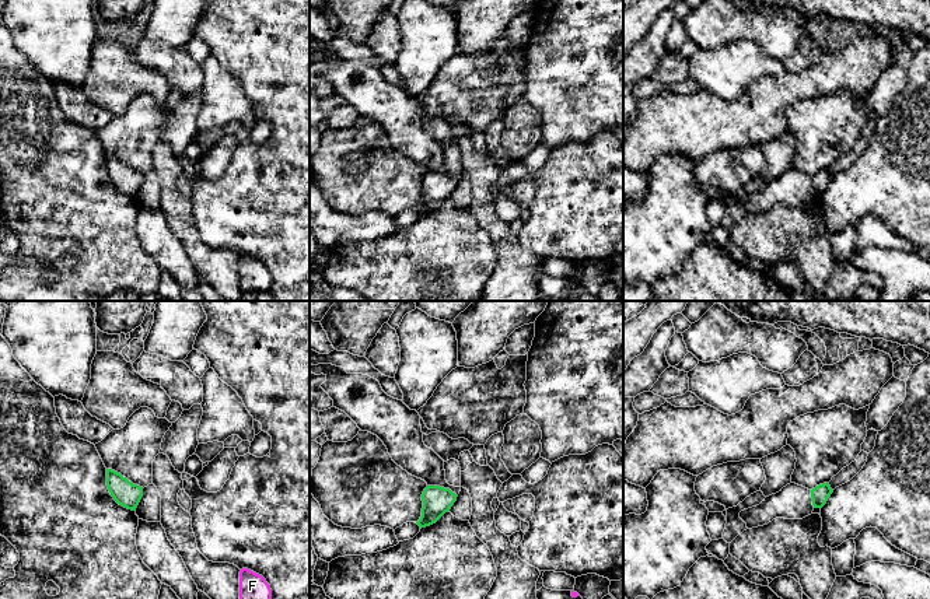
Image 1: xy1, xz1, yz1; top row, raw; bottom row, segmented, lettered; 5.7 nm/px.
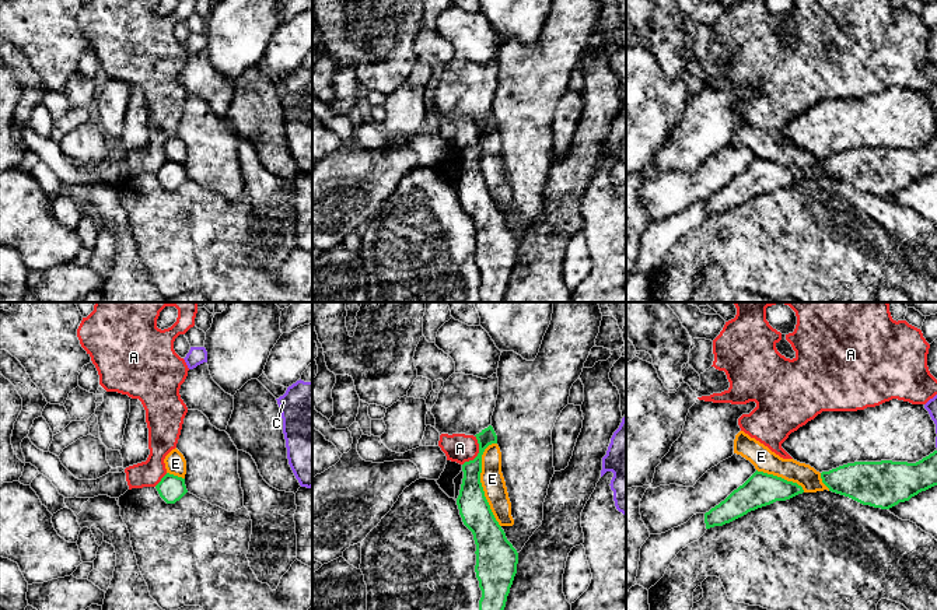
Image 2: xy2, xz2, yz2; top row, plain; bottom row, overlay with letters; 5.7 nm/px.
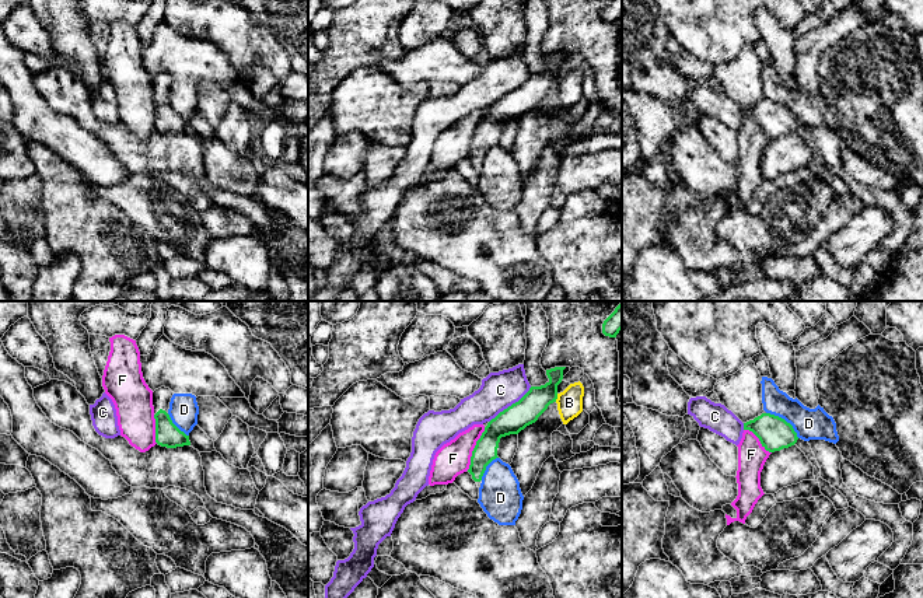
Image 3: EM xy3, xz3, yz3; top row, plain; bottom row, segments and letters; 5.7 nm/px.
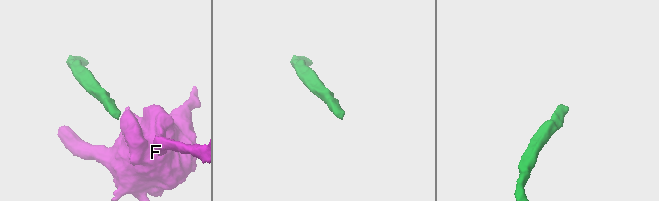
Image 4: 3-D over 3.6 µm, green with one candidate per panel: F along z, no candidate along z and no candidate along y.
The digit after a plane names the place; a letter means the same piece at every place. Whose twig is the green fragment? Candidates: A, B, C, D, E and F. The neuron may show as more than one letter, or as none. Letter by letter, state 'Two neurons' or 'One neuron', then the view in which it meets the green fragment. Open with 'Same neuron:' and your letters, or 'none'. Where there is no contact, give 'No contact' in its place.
Same neuron: none
A: Two neurons. Touches green in xz2
B: Two neurons. Touches green in xz3
C: Two neurons. Touches green in xz3
D: Two neurons. Touches green in yz3
E: Two neurons. Touches green in xz2
F: Two neurons. Touches green in xz3

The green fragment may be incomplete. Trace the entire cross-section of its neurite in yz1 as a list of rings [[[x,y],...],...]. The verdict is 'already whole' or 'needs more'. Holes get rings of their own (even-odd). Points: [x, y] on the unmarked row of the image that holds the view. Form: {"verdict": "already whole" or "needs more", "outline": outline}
{"verdict": "needs more", "outline": [[[790,169],[779,179],[766,183],[759,192],[741,197],[740,204],[748,216],[768,211],[776,204],[803,206],[815,195],[822,195],[832,179],[829,169],[812,176]]]}

